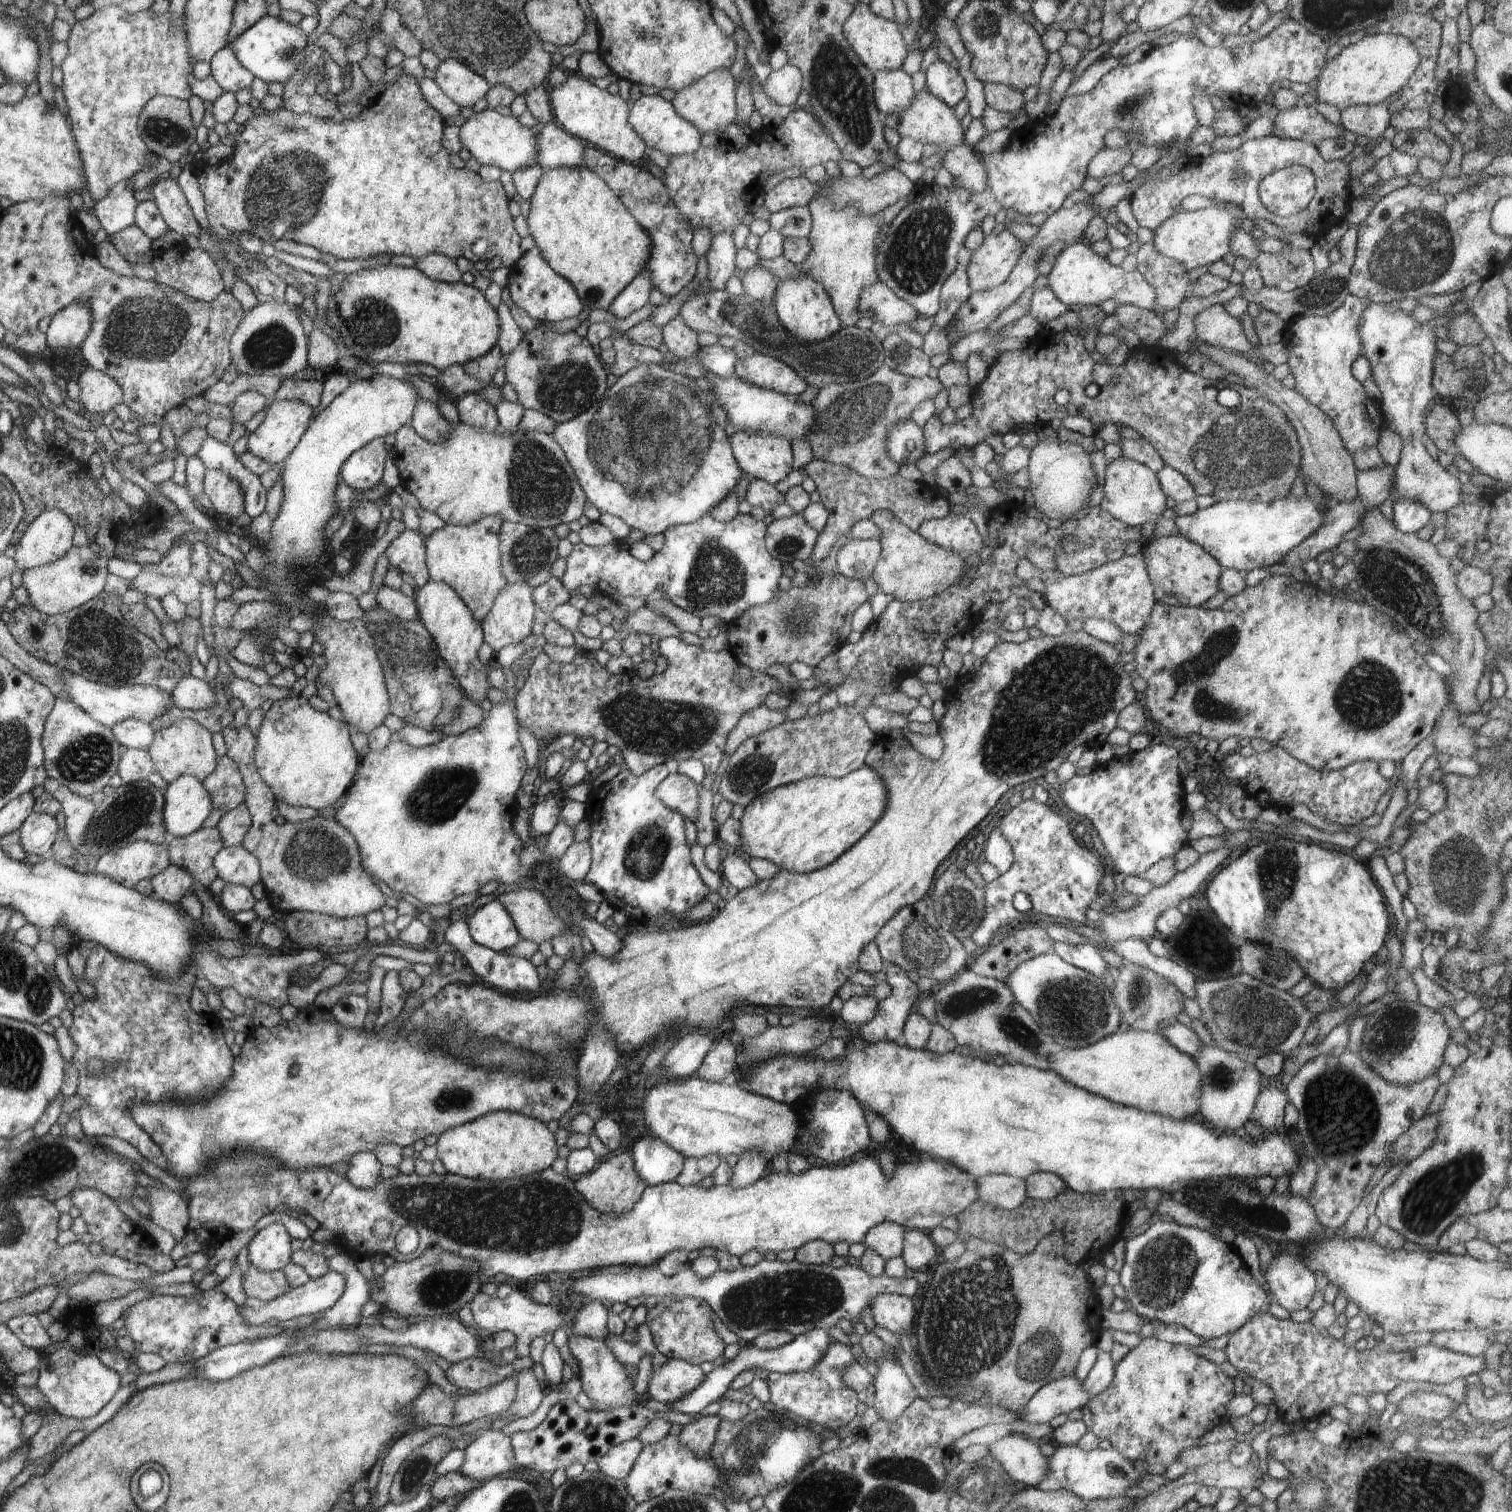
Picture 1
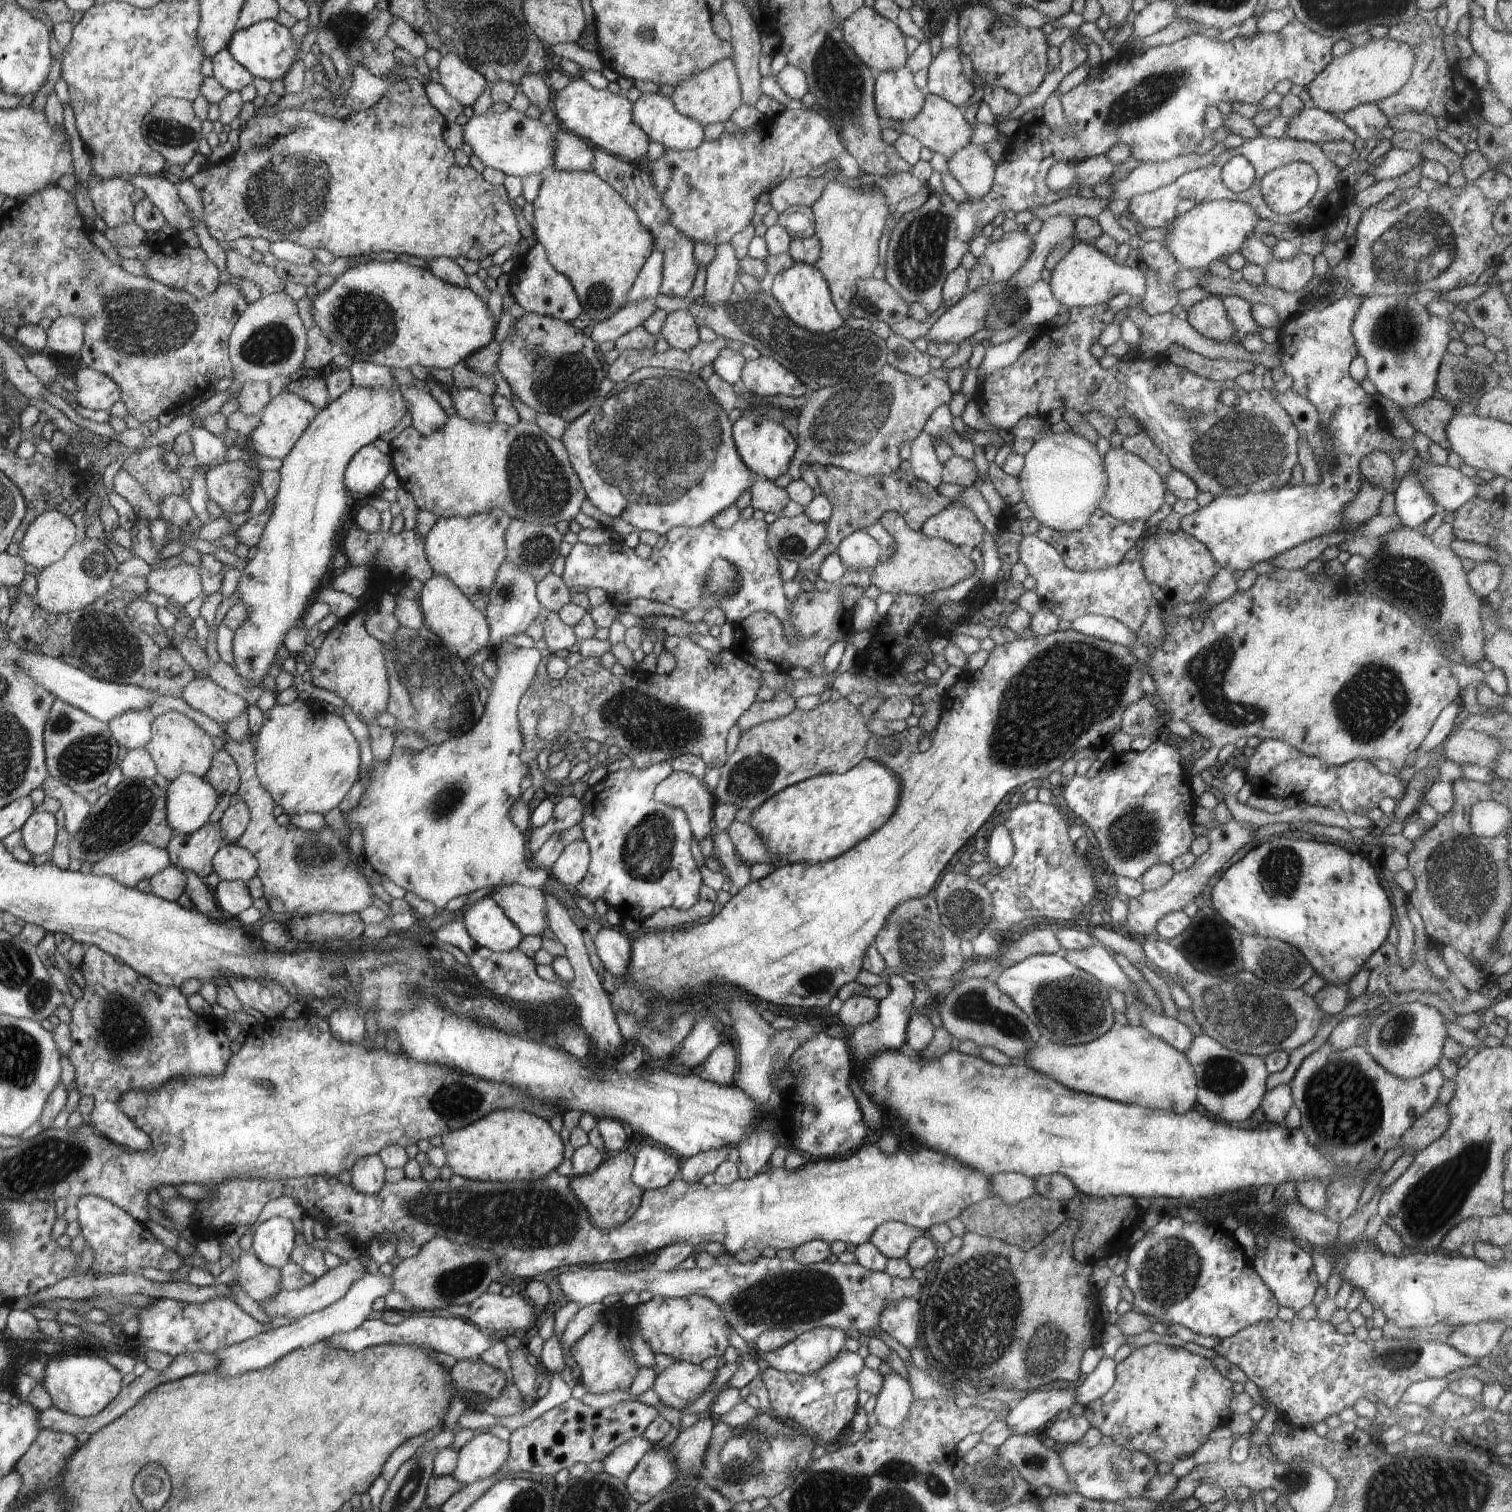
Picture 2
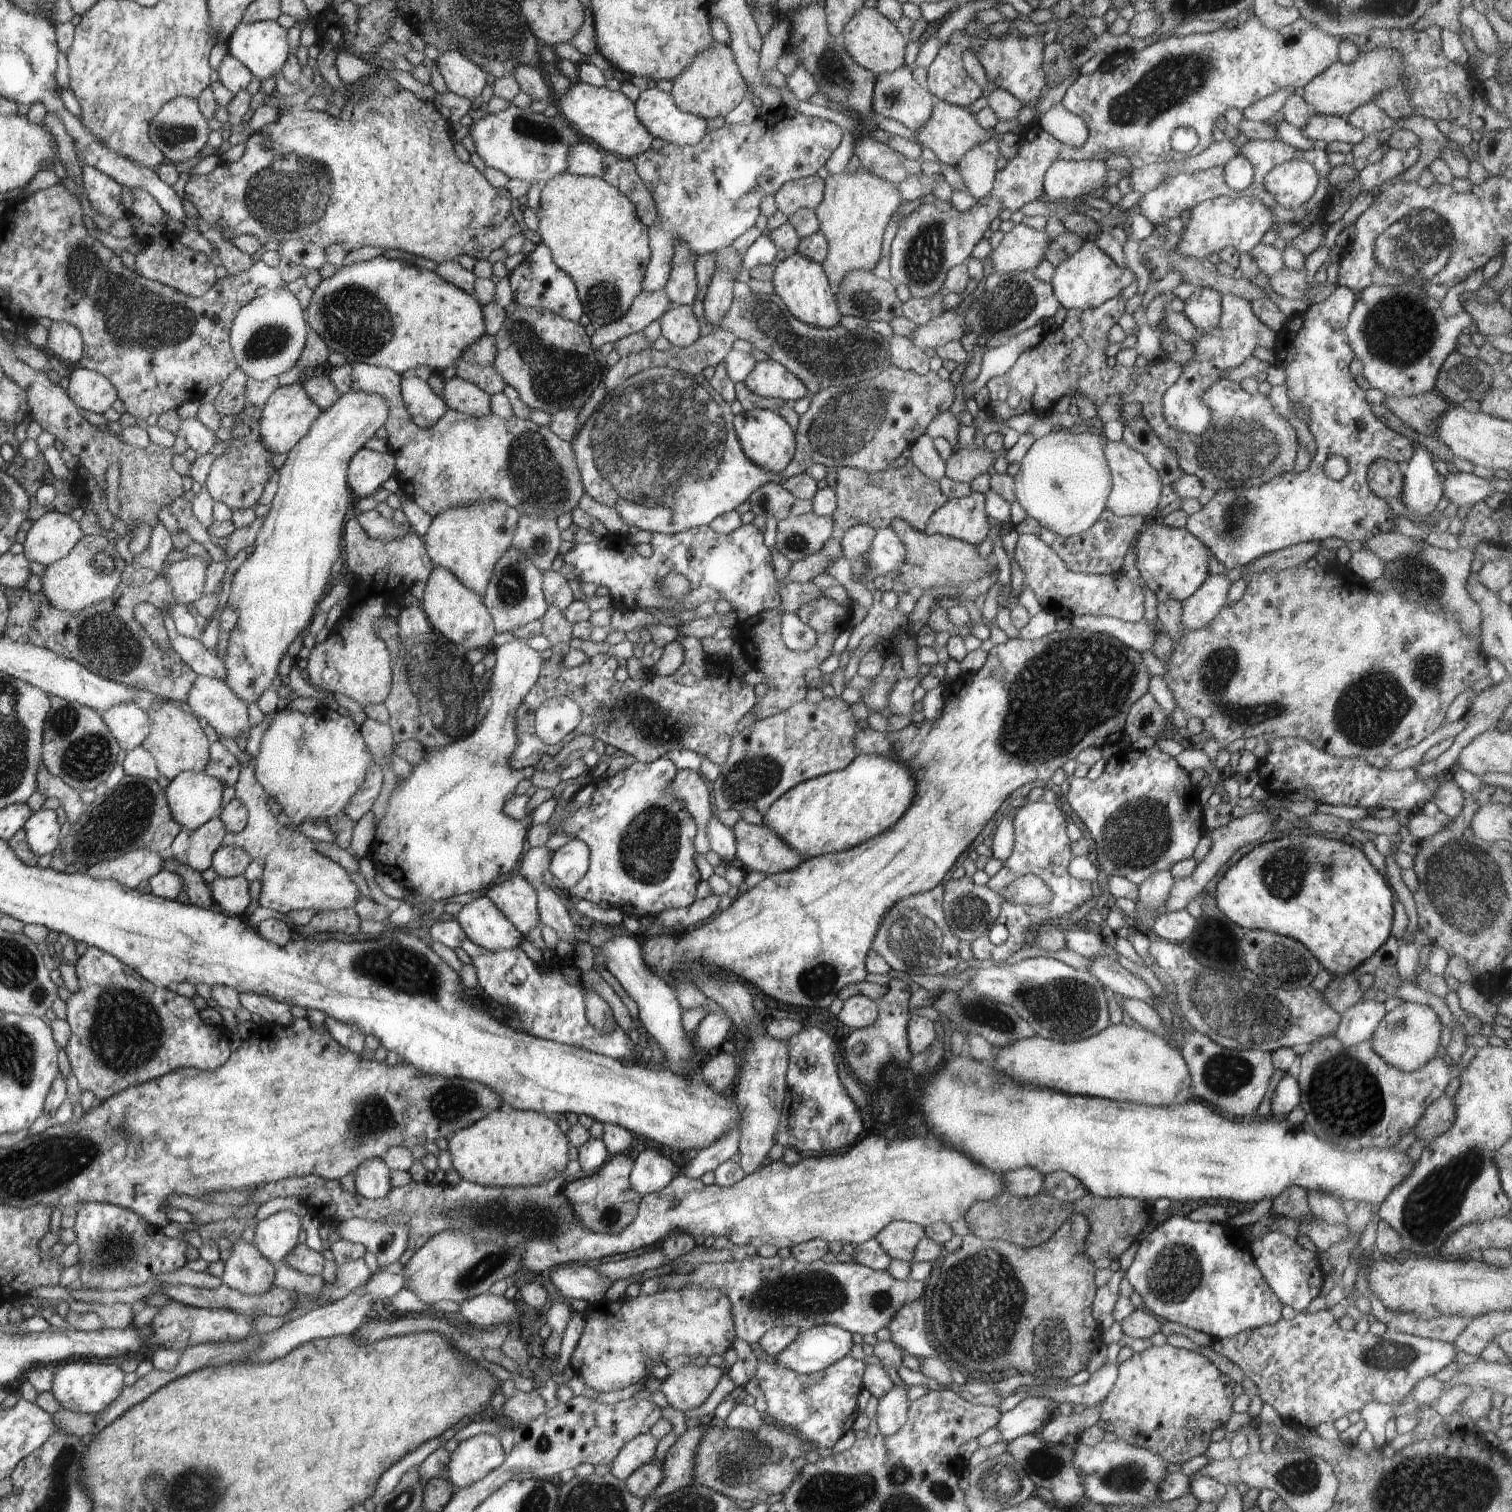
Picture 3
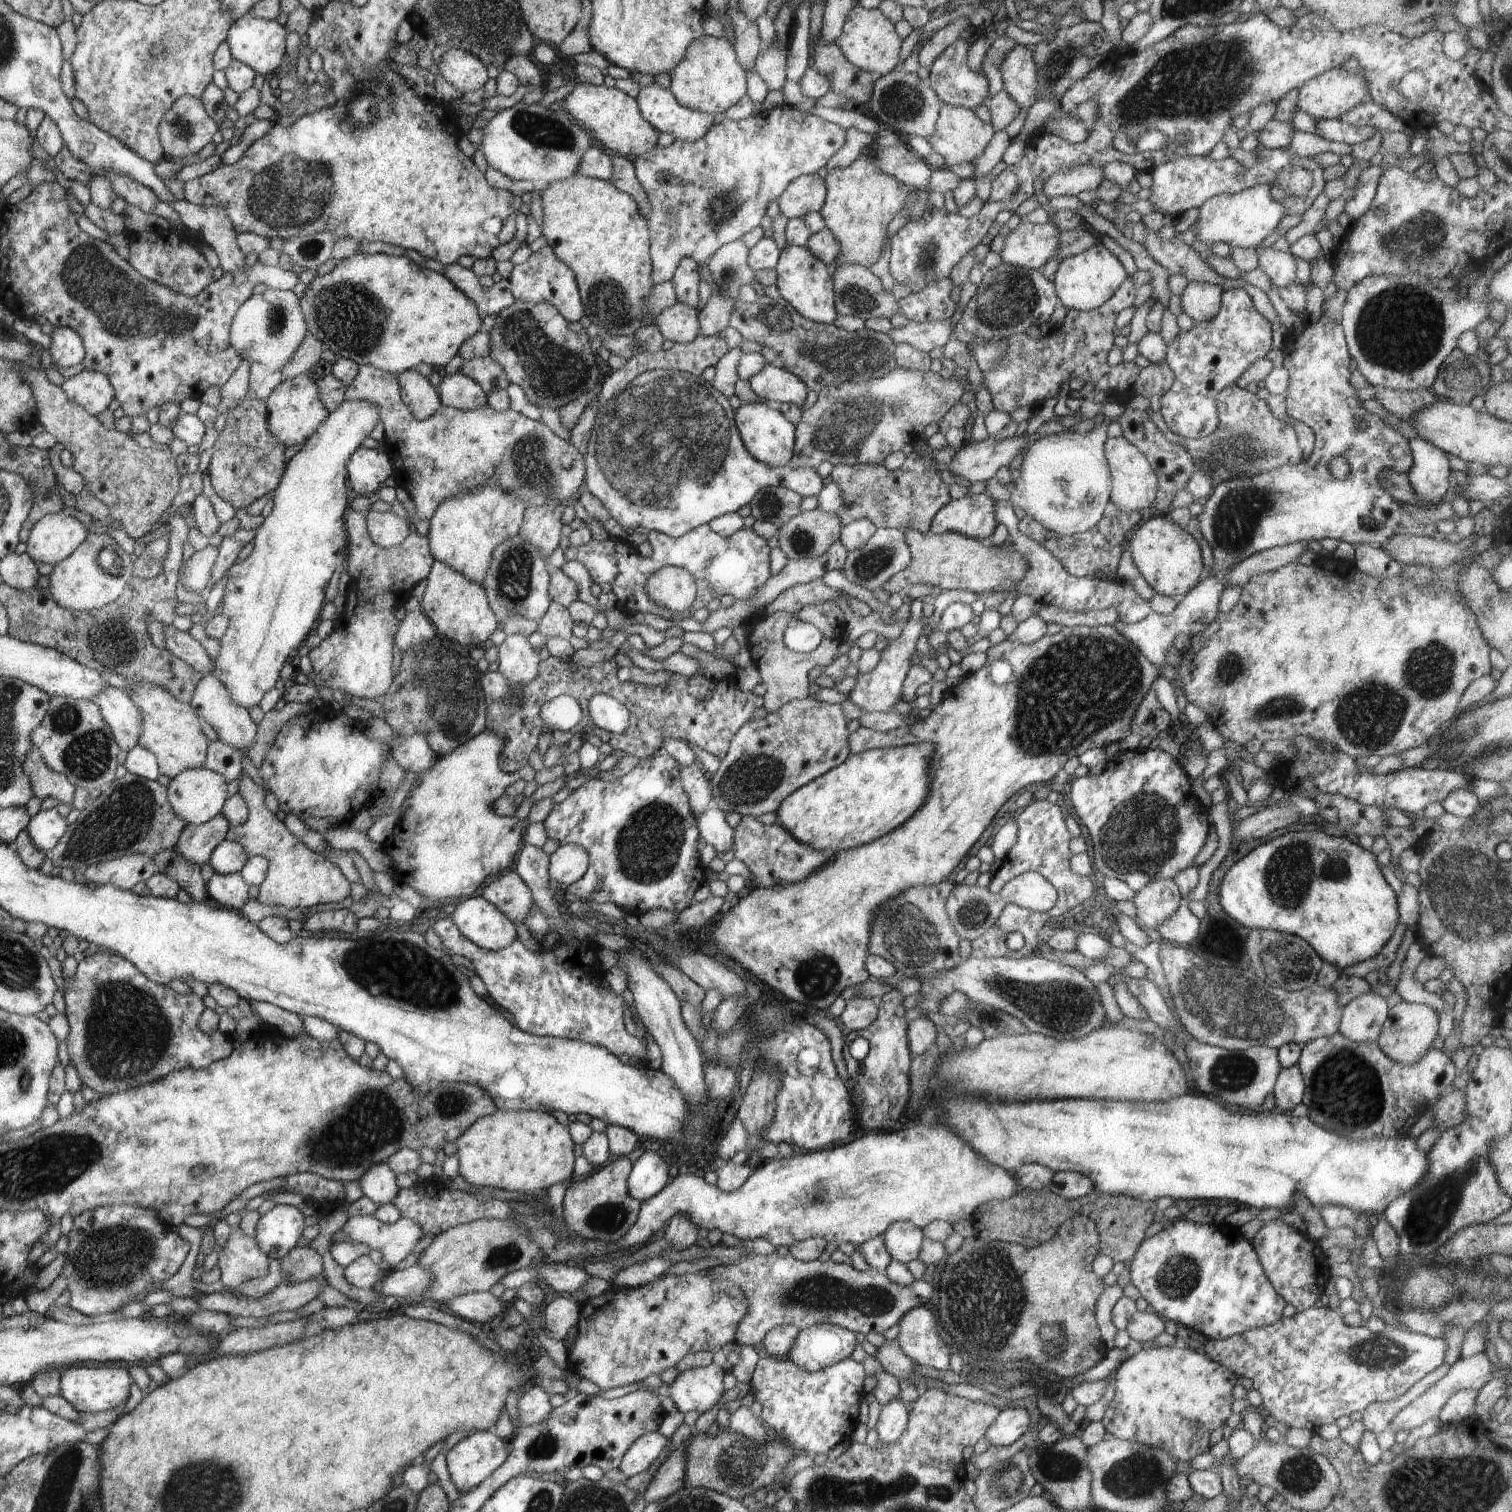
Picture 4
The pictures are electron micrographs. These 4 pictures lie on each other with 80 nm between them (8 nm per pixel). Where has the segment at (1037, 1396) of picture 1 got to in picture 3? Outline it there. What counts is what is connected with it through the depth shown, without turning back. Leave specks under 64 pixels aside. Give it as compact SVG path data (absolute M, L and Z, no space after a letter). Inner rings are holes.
M1048 1397L1024 1398L1012 1410L1002 1413L998 1421L1004 1442L1009 1443L1019 1436L1036 1432L1056 1414L1060 1404Z

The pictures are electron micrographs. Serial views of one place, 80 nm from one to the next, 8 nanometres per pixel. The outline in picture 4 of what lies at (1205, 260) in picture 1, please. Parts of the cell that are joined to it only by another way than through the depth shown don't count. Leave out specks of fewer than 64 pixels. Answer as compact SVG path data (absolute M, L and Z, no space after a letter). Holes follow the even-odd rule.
M1270 184L1256 185L1236 194L1222 193L1209 198L1199 206L1199 215L1192 228L1197 234L1194 247L1200 250L1208 244L1228 243L1232 247L1256 249L1271 234L1284 217L1283 205L1270 194Z

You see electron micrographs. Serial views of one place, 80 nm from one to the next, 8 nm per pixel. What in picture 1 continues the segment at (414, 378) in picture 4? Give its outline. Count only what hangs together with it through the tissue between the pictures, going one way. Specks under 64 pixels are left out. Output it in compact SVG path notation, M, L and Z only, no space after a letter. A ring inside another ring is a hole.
M423 399L418 401L416 412L409 426L431 443L443 443L451 433L450 424L442 418L436 404Z

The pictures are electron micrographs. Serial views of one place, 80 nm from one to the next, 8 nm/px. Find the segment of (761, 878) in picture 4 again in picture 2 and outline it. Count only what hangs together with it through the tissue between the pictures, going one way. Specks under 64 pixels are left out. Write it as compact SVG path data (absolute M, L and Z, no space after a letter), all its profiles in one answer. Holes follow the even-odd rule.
M732 821L725 830L730 837L737 856L748 865L756 862L770 862L781 866L779 859L758 838L749 822Z

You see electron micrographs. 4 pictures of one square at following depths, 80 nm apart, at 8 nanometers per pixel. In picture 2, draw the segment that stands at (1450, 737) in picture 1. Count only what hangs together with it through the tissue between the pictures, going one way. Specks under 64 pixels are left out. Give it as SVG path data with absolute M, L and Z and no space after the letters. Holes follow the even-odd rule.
M1457 729L1443 740L1442 750L1458 765L1478 764L1493 770L1496 754L1505 750L1496 740L1474 729Z

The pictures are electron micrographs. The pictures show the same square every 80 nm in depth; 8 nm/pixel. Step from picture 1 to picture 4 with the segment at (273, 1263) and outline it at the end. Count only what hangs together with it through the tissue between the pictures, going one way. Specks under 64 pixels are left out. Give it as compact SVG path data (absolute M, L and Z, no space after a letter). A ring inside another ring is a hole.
M276 1204L258 1219L253 1238L269 1259L280 1261L296 1248L305 1228L304 1219L300 1209L292 1205Z

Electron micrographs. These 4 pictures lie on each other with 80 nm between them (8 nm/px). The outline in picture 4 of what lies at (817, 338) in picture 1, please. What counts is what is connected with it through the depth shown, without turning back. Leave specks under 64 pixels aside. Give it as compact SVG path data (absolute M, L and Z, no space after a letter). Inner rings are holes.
M787 244L774 269L777 272L775 283L781 297L789 302L794 310L812 322L833 324L838 310L835 303L833 277L827 264L824 264L817 255L812 254L805 246Z

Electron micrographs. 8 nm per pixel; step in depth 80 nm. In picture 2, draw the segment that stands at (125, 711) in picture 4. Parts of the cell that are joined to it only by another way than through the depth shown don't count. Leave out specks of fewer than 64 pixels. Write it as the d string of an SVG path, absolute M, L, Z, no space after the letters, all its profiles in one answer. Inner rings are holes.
M130 711L108 722L108 726L120 746L128 750L142 748L152 740L153 715L148 711Z

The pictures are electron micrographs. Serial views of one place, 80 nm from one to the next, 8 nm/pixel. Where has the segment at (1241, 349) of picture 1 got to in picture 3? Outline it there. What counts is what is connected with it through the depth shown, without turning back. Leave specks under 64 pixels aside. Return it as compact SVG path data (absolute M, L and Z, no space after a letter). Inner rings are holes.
M1196 287L1194 293L1184 301L1183 313L1199 331L1213 331L1222 316L1221 296L1215 290Z

